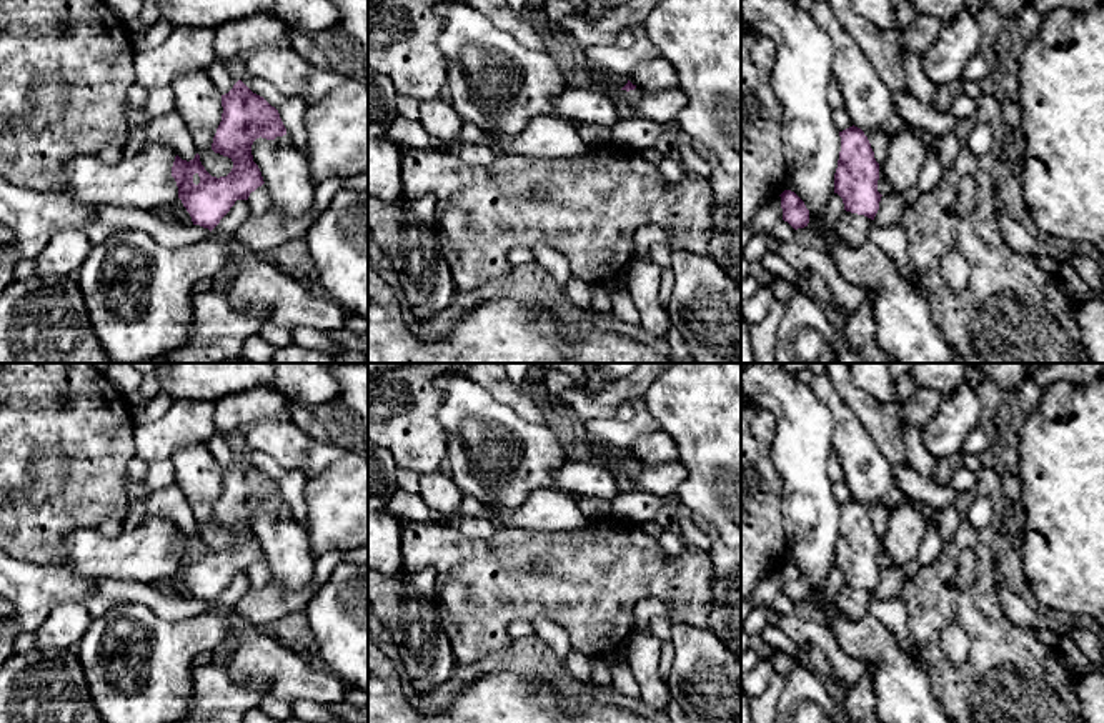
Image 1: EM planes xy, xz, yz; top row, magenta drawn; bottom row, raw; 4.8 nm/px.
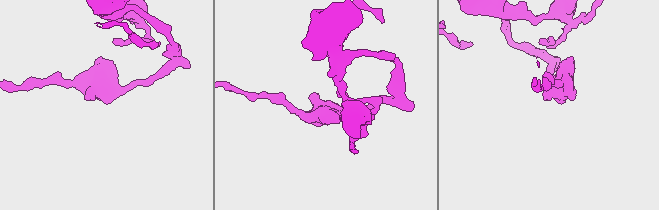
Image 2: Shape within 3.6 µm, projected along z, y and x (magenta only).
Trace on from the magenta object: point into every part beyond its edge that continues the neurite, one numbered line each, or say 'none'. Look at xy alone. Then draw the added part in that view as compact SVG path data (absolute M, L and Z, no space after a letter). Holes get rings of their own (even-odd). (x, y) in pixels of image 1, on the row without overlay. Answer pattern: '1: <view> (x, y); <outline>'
none

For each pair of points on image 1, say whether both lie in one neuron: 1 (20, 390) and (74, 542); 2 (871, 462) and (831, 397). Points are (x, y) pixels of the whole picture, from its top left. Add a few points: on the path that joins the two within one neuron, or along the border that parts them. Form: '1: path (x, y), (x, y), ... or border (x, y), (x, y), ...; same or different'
1: border (92, 527), (67, 535), (67, 560), (62, 565); different
2: path (855, 445), (850, 440), (841, 413); same

